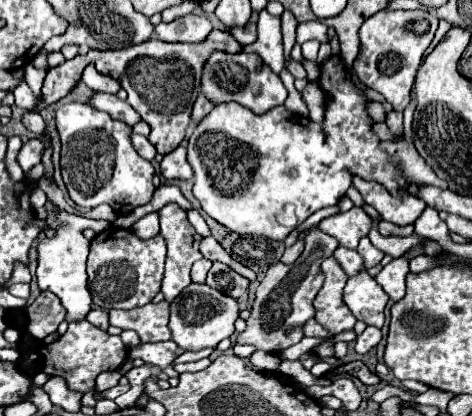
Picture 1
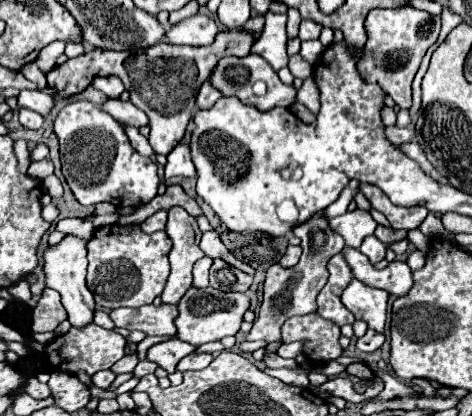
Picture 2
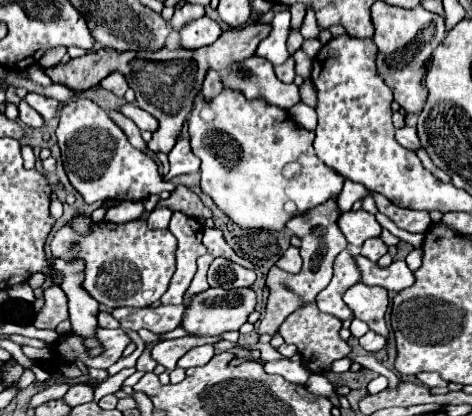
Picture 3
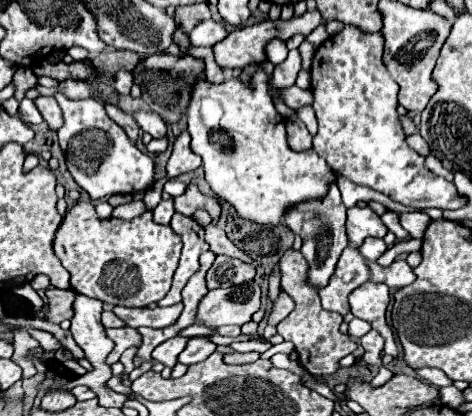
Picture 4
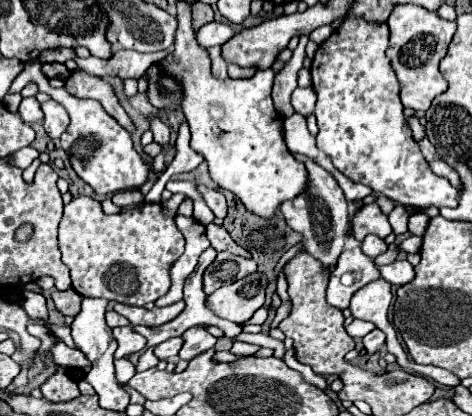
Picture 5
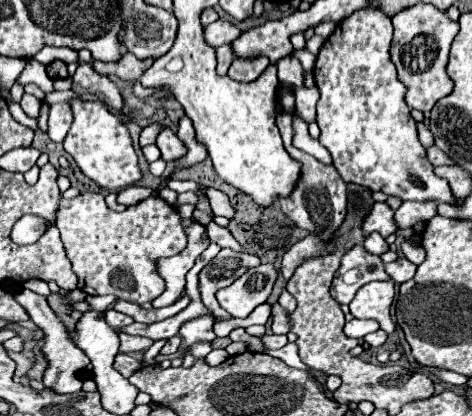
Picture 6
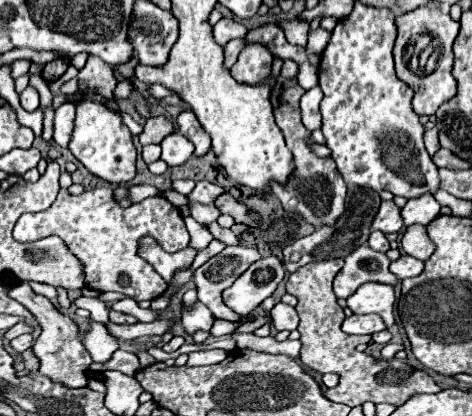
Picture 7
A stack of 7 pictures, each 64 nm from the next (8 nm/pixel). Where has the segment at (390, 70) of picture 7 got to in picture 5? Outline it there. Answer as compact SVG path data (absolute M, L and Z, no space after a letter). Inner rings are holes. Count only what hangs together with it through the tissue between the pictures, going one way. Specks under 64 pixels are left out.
M350 16L320 44L310 68L312 86L318 94L314 110L320 128L316 136L318 148L332 158L334 166L346 178L366 184L398 204L456 208L456 188L430 170L404 118L400 82L386 56L388 36L386 22L368 22L362 16Z

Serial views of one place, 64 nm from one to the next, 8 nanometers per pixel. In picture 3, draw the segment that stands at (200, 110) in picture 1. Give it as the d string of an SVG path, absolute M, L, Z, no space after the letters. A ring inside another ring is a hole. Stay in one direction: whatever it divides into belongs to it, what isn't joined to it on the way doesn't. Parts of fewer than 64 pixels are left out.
M208 70L206 78L204 78L204 86L202 86L202 94L210 100L212 96L216 96L216 92L222 90L222 78L216 70Z

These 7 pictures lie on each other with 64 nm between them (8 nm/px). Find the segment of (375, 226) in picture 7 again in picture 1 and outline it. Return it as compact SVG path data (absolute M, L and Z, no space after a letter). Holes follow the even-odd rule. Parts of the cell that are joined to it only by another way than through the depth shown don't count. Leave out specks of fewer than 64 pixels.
M352 208L348 212L340 212L336 216L330 216L318 224L322 232L328 232L330 236L336 236L342 246L356 248L362 236L368 236L372 228L372 218L362 208Z

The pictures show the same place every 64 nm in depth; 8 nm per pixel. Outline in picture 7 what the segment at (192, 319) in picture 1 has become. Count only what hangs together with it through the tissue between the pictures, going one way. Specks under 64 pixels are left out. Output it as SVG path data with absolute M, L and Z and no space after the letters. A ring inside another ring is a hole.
M278 256L260 258L224 292L224 302L240 316L246 316L274 294L284 276L286 268Z

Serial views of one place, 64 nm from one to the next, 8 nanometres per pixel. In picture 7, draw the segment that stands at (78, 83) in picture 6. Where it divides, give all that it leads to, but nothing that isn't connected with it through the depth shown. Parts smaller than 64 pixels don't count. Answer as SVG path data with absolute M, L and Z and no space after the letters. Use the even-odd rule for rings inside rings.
M88 56L86 66L78 72L80 90L94 90L106 98L114 98L112 92L116 88L116 72L114 66L106 64L104 60L98 60L94 56Z

